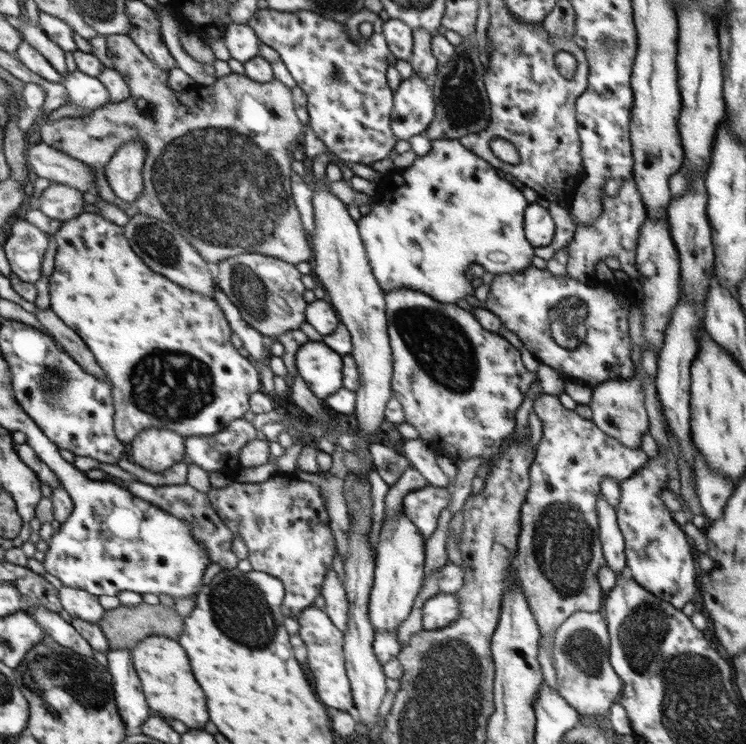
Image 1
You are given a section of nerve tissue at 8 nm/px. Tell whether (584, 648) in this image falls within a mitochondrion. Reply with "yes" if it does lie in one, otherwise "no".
yes

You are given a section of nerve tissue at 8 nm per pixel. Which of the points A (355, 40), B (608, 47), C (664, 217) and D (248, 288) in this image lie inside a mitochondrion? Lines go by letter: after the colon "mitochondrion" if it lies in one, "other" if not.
A: other
B: mitochondrion
C: other
D: mitochondrion

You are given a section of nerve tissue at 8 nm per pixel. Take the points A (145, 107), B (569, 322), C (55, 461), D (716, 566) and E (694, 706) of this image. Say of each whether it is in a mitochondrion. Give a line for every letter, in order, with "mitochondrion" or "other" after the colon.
A: mitochondrion
B: mitochondrion
C: other
D: other
E: mitochondrion

